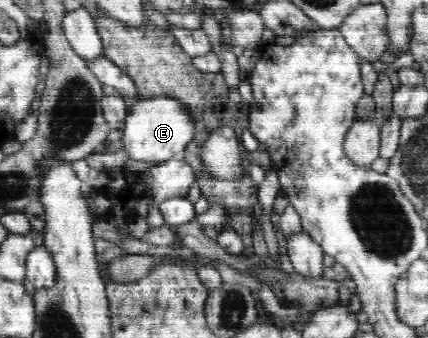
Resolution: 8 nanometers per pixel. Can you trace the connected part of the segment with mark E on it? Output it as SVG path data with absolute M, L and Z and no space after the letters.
M166 96L139 98L131 102L123 129L122 148L130 158L154 164L181 157L195 138L195 123L189 110L179 100Z

